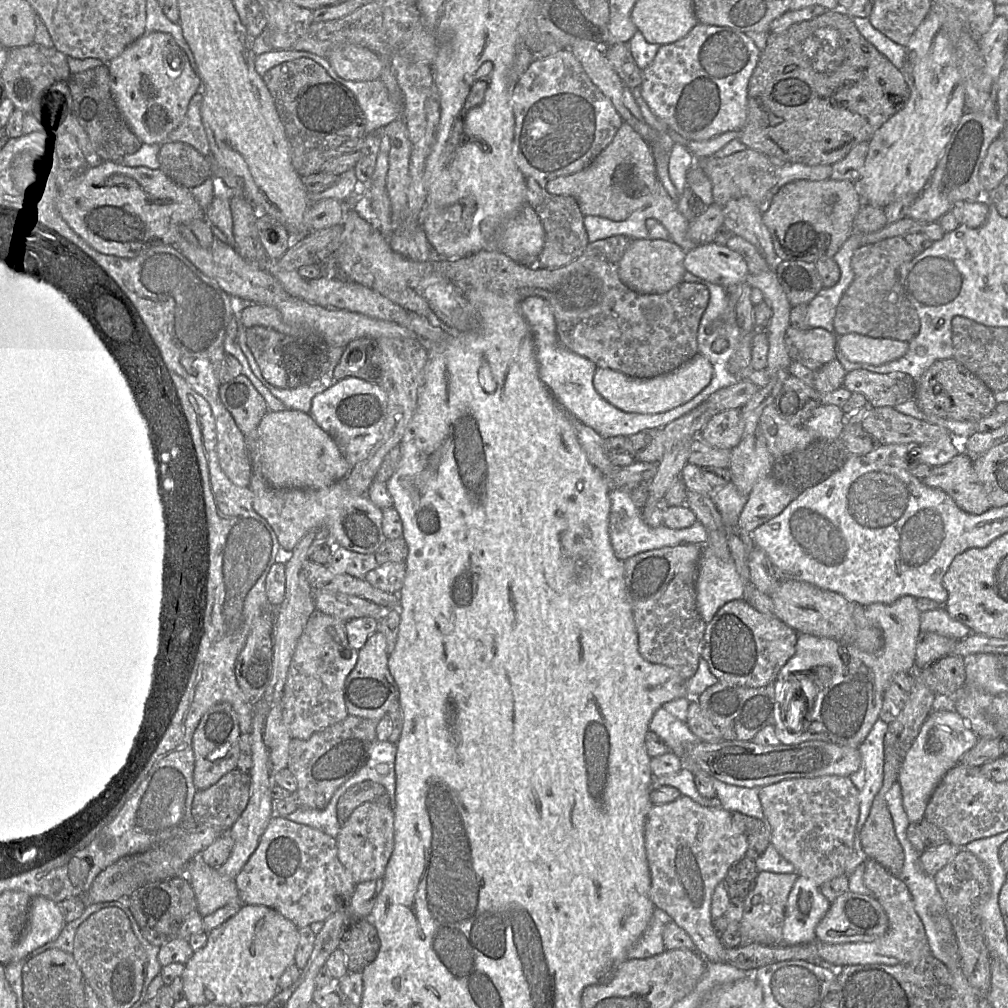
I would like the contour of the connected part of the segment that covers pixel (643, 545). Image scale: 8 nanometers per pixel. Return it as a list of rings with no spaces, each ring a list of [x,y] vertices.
[[[612,488],[609,498],[611,502],[609,536],[615,556],[621,561],[638,553],[659,548],[687,544],[705,545],[707,542],[708,532],[697,520],[692,526],[684,529],[671,529],[665,525],[652,528],[645,522],[642,508],[634,503],[627,489]]]

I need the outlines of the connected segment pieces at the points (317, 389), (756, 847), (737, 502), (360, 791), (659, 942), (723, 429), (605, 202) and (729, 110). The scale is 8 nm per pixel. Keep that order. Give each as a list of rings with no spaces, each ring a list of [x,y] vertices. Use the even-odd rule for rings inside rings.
[[[331,376],[330,379],[322,379],[310,385],[293,389],[278,388],[272,384],[270,384],[268,389],[276,398],[283,402],[287,409],[310,413],[314,396],[323,392],[335,382],[337,381],[333,380]]]
[[[731,812],[734,824],[747,839],[746,857],[757,860],[770,844],[770,829],[764,820],[745,815],[740,812]]]
[[[732,483],[714,489],[713,493],[709,496],[721,513],[725,528],[738,524],[739,515],[747,502],[747,497],[742,495]]]
[[[366,780],[351,786],[339,799],[337,804],[337,819],[341,826],[348,821],[353,811],[364,803],[374,803],[389,806],[388,792],[381,784]]]
[[[655,907],[646,930],[630,947],[628,958],[647,958],[662,953],[665,950],[663,929],[669,921],[669,915]]]
[[[728,409],[715,414],[697,438],[711,446],[731,450],[740,443],[743,432],[739,410]]]
[[[623,122],[611,143],[587,168],[550,180],[547,189],[551,194],[575,198],[584,216],[623,221],[653,201],[659,184],[655,160],[648,142],[627,122]]]
[[[698,22],[689,34],[671,44],[660,45],[652,63],[643,70],[639,91],[653,114],[688,141],[703,141],[729,131],[741,131],[748,112],[748,84],[761,51],[748,34],[729,27]]]

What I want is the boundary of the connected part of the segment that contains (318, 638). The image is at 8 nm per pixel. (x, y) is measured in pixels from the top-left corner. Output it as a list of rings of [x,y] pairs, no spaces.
[[[315,610],[309,617],[296,644],[282,696],[283,722],[293,739],[307,739],[314,733],[334,725],[348,716],[344,700],[347,676],[357,663],[358,651],[349,645],[346,622]]]

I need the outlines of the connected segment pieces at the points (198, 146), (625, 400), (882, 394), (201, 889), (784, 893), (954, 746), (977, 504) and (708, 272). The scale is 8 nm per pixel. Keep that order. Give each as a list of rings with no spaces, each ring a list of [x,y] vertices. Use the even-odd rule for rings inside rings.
[[[197,92],[191,99],[185,118],[167,137],[167,141],[184,142],[204,156],[210,156],[210,145],[201,116],[202,94]]]
[[[697,354],[676,370],[654,378],[635,378],[610,368],[598,367],[593,385],[606,401],[622,411],[656,414],[670,411],[692,400],[710,383],[712,374],[710,361]]]
[[[859,368],[846,372],[843,386],[865,396],[870,407],[896,407],[914,398],[914,379],[900,371],[876,373]]]
[[[199,858],[189,863],[185,870],[197,900],[197,910],[204,918],[218,909],[240,902],[235,879],[221,874]]]
[[[758,872],[754,888],[744,899],[744,912],[740,921],[742,944],[785,944],[783,941],[783,923],[786,903],[797,877],[798,875],[795,872]]]
[[[932,710],[929,713],[905,753],[898,774],[897,782],[901,786],[902,803],[910,823],[919,823],[923,820],[927,804],[938,783],[949,770],[959,764],[962,756],[975,746],[978,739],[970,724],[955,710]]]
[[[960,452],[950,462],[933,467],[923,482],[947,493],[963,511],[979,515],[990,508],[988,495],[974,469],[974,460]]]
[[[716,241],[698,244],[686,251],[684,267],[695,276],[725,288],[745,282],[748,275],[744,258]]]

